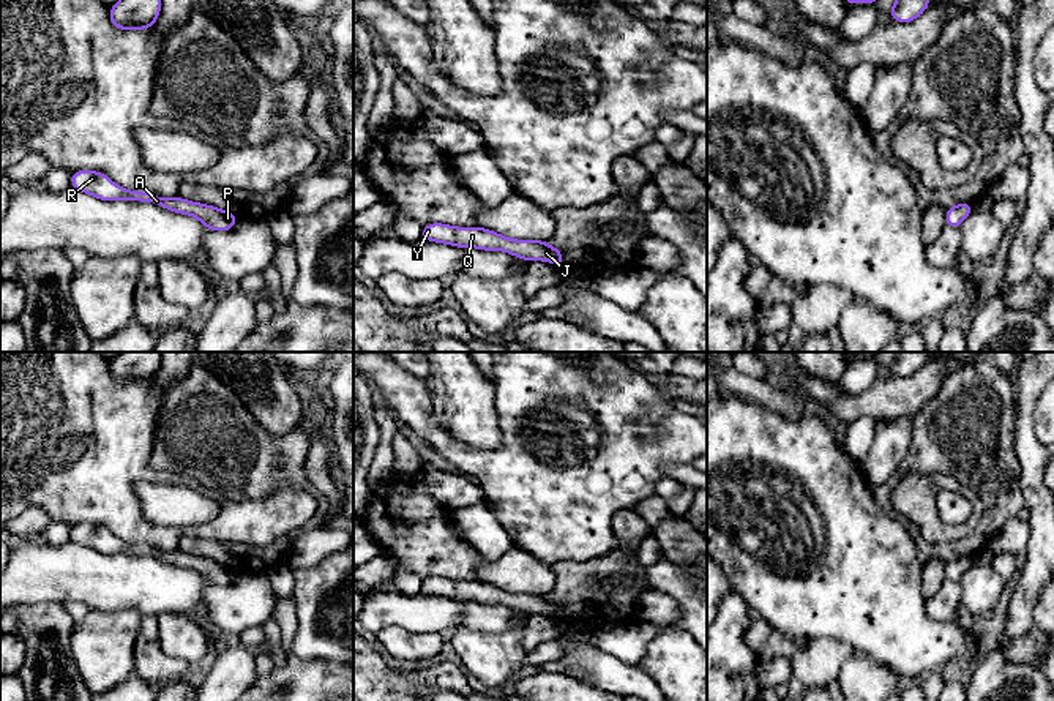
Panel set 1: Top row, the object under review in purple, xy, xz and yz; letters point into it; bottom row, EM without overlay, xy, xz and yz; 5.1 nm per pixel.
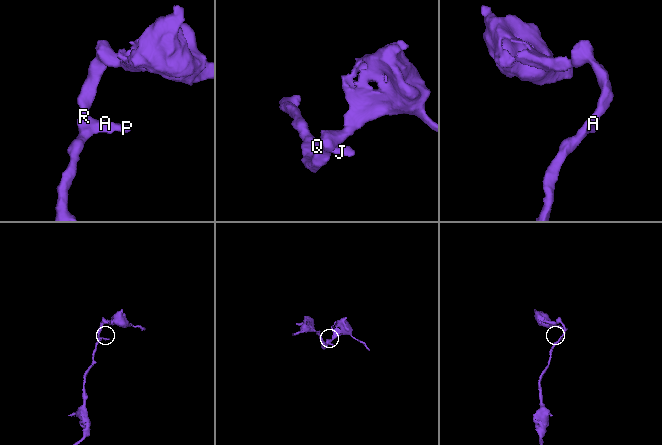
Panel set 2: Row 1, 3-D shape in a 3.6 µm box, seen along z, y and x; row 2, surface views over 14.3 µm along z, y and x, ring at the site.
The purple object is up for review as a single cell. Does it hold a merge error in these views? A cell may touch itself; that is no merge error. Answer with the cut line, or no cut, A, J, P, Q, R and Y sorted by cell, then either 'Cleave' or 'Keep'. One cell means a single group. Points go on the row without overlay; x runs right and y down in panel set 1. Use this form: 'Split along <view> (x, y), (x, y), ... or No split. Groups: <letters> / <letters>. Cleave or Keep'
No split. Groups: A J P Q R Y. Keep

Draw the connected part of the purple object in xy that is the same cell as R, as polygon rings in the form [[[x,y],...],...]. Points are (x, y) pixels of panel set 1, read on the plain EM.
[[[76,524],[69,530],[69,538],[85,548],[99,554],[133,554],[151,556],[161,562],[194,570],[208,584],[227,586],[235,581],[238,570],[234,565],[221,564],[208,557],[186,554],[183,551],[159,551],[150,545],[131,545],[114,537],[106,527],[98,524]]]

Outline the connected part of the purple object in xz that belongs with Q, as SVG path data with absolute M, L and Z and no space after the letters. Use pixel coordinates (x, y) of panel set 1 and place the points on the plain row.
M431 576L423 579L420 592L458 602L505 605L525 616L544 614L559 620L565 619L565 609L560 606L560 602L552 602L546 594L513 594L480 579L454 581L443 576Z

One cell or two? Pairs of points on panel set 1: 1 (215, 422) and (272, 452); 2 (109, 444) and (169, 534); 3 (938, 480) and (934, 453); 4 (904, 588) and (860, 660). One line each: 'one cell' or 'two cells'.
1: one cell
2: one cell
3: two cells
4: two cells

